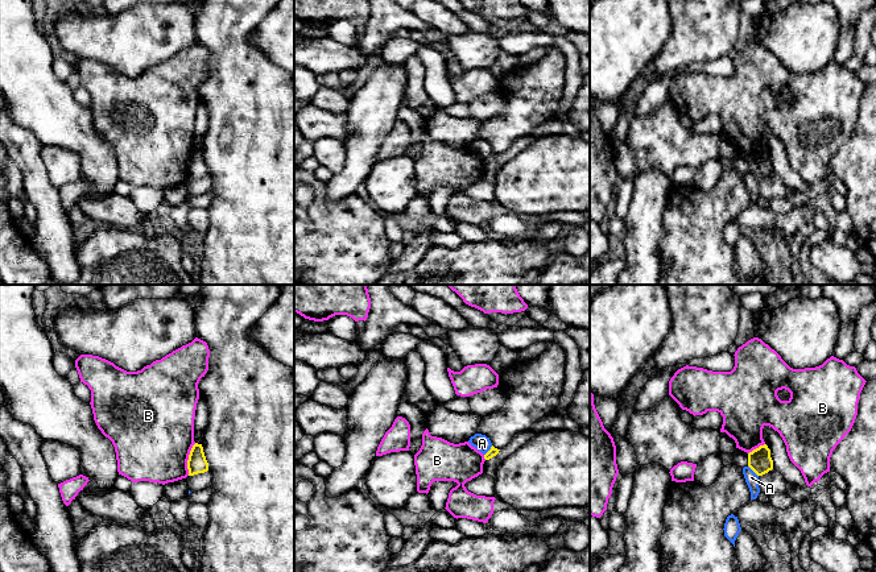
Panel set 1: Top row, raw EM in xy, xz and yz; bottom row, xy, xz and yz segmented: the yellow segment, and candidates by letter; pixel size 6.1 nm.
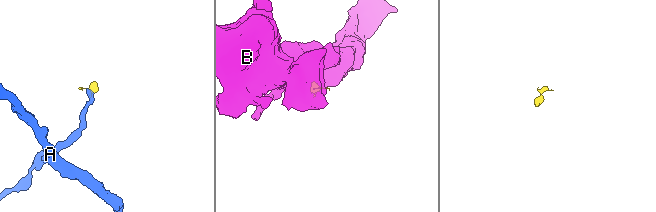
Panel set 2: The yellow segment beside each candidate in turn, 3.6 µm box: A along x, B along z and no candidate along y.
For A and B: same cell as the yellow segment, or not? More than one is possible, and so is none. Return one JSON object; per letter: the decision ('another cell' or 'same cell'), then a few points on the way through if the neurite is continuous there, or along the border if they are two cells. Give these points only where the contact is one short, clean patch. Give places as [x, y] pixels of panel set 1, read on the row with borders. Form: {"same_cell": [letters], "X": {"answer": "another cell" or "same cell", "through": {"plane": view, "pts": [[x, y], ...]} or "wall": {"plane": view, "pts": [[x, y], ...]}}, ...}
{"same_cell": [], "A": {"answer": "another cell", "wall": {"plane": "yz", "pts": [[748, 465], [757, 476]]}}, "B": {"answer": "another cell", "wall": {"plane": "xy", "pts": [[195, 443], [189, 455], [187, 475]]}}}

